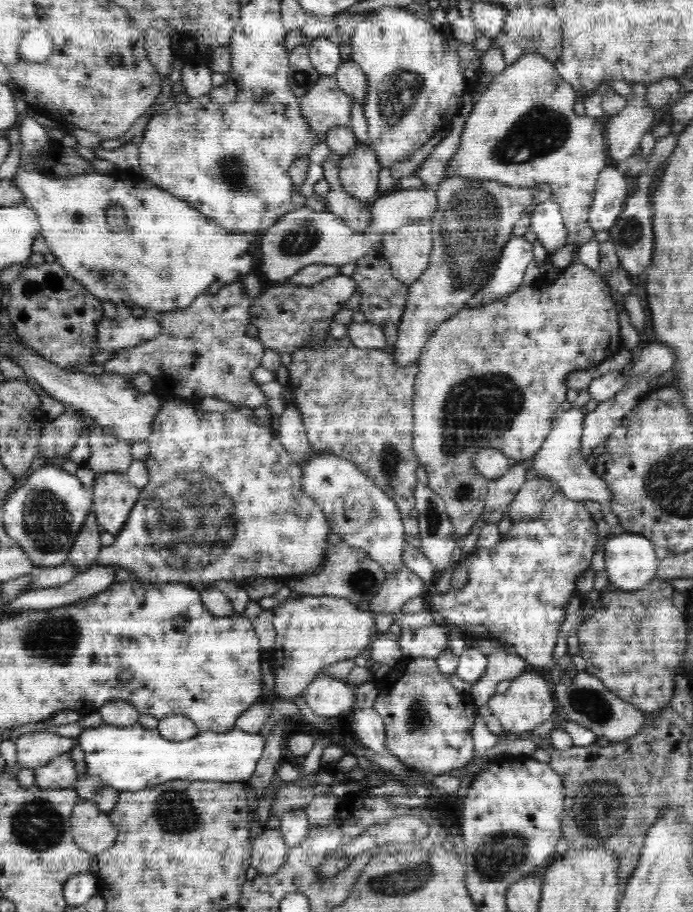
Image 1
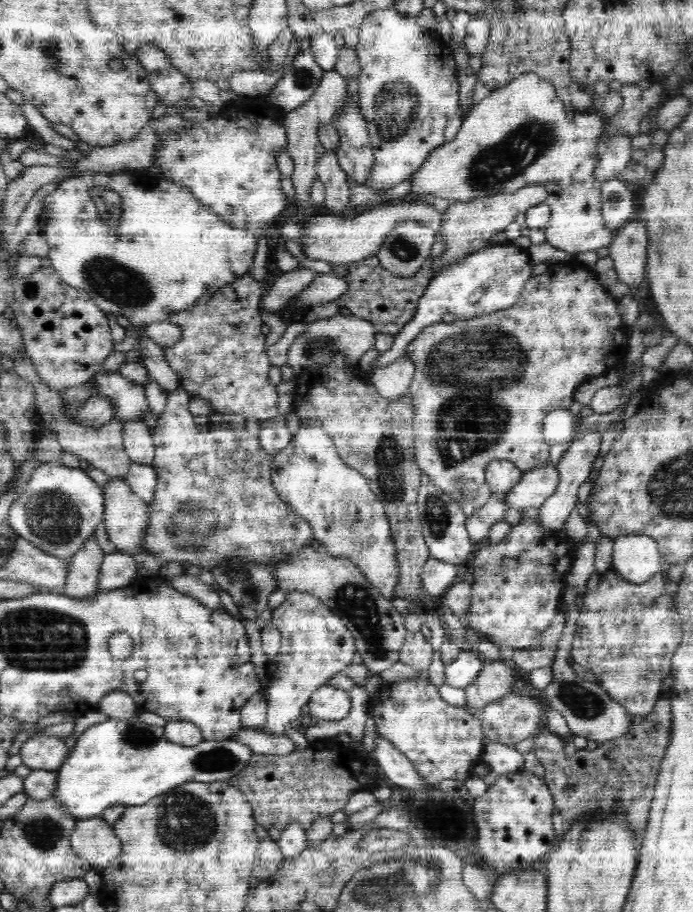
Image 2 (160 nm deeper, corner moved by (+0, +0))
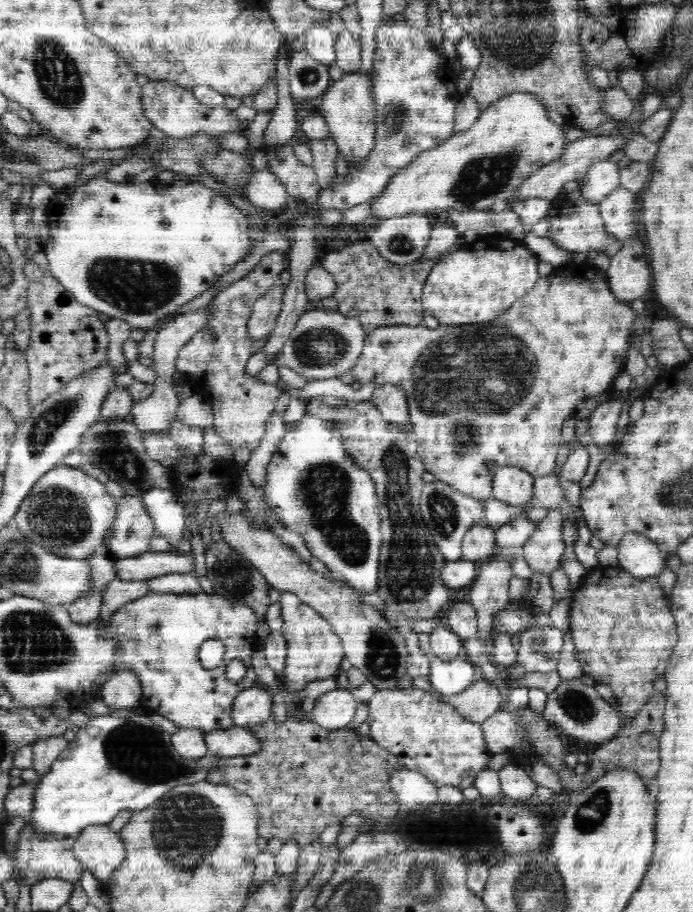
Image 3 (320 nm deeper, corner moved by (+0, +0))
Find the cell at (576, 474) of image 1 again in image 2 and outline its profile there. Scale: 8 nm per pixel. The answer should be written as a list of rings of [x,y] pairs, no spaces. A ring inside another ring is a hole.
[[[552,463],[523,472],[520,482],[505,494],[508,509],[522,513],[526,508],[540,508],[543,502],[554,494],[560,483],[557,466]]]

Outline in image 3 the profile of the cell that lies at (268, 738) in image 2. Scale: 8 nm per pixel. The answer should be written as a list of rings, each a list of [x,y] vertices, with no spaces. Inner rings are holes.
[[[234,726],[220,731],[204,732],[207,752],[222,757],[241,757],[254,754],[264,748],[247,727]]]

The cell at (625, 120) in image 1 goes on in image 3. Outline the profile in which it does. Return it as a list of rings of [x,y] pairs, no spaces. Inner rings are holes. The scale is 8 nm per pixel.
[[[607,158],[592,164],[582,179],[581,195],[585,196],[585,200],[590,204],[599,205],[606,195],[621,187],[620,171],[618,163],[608,161]]]

